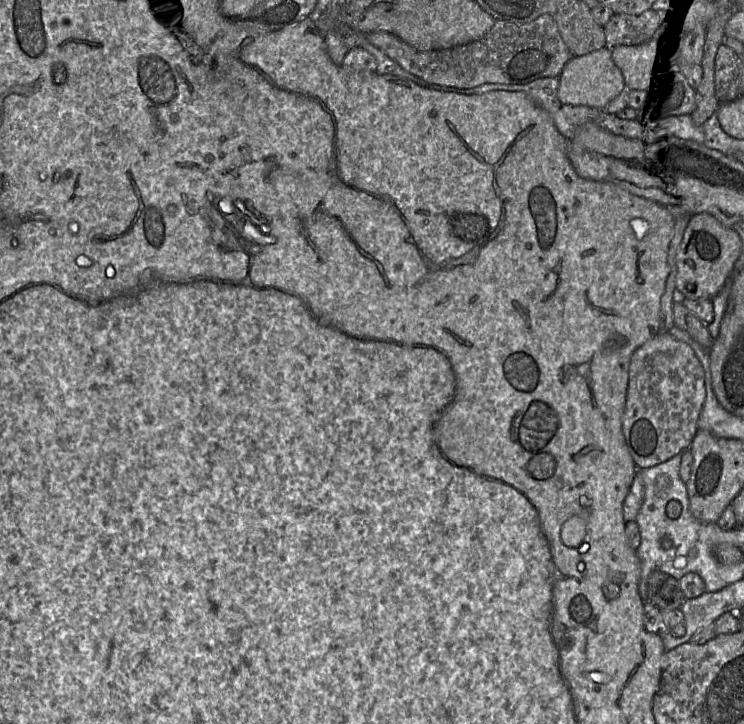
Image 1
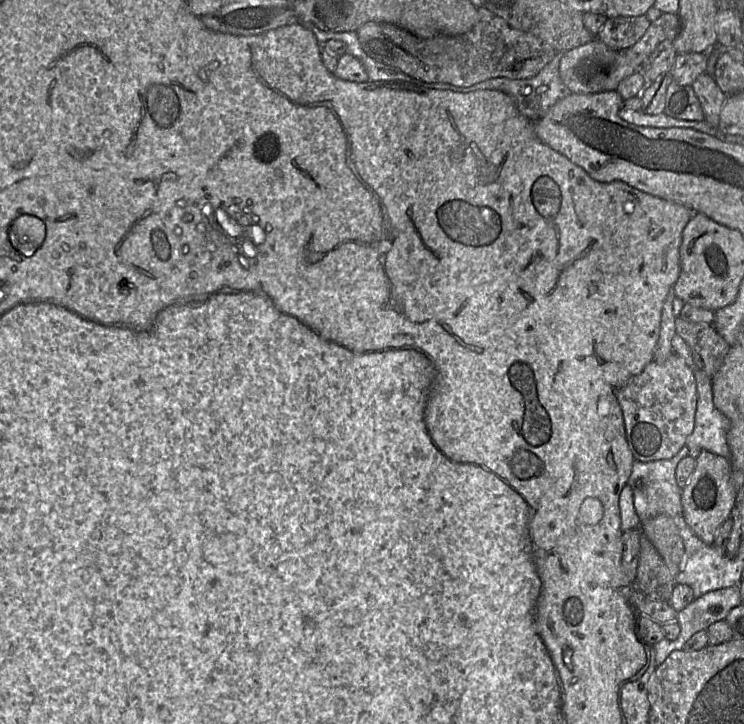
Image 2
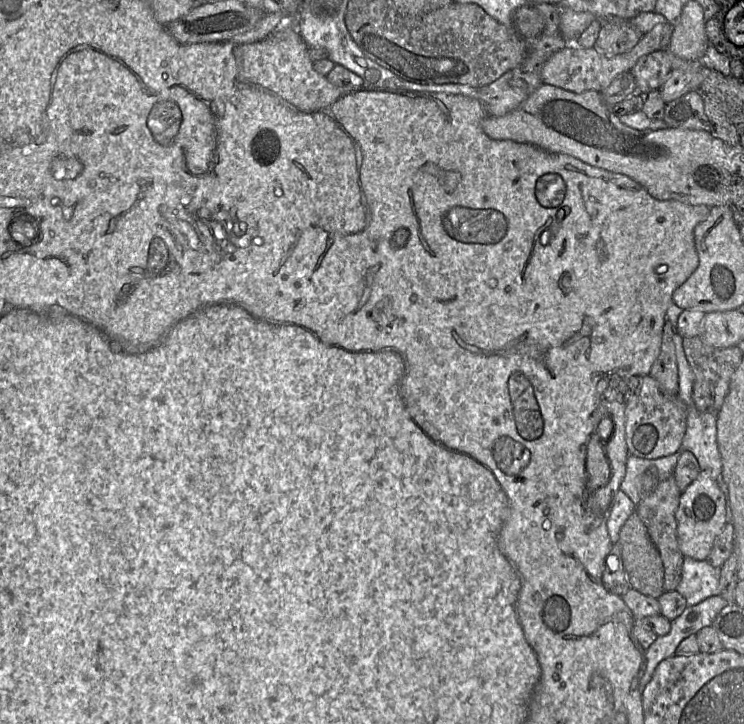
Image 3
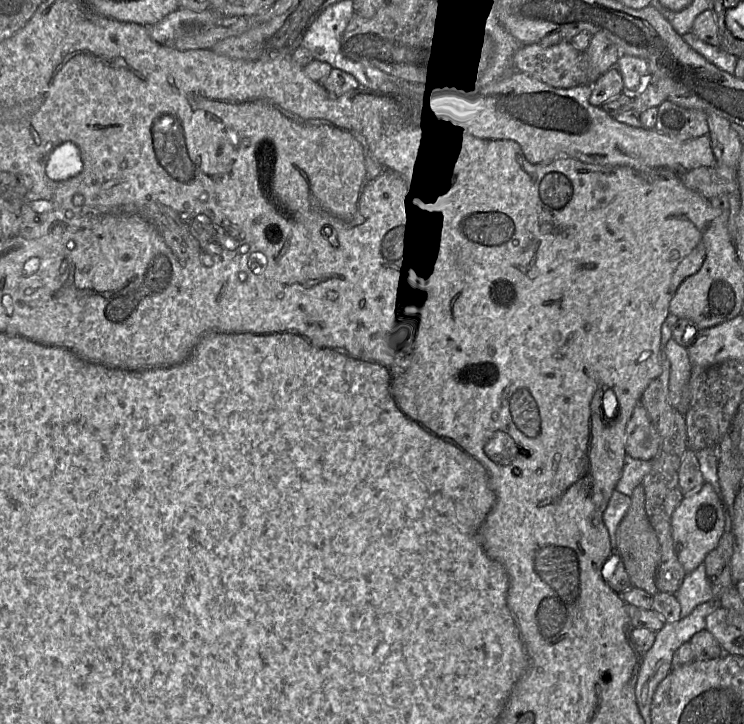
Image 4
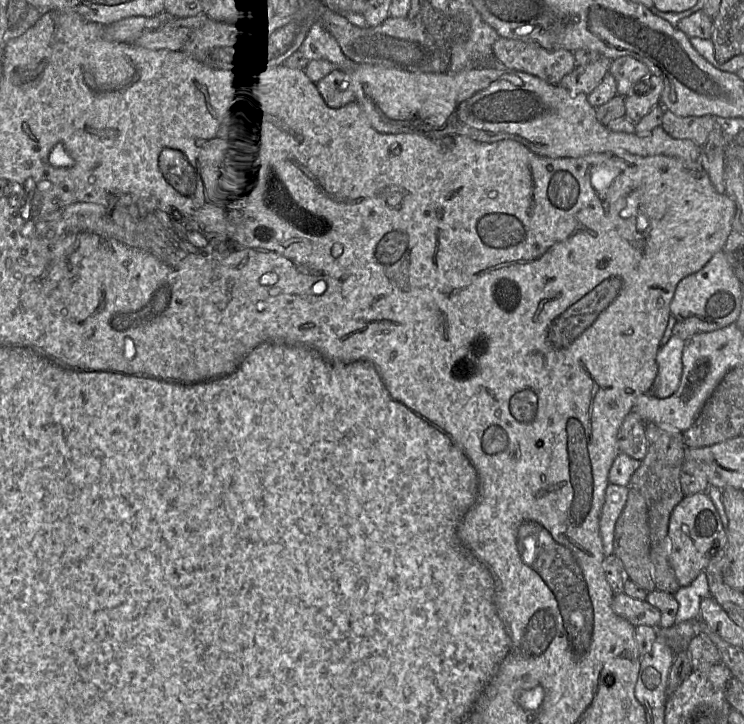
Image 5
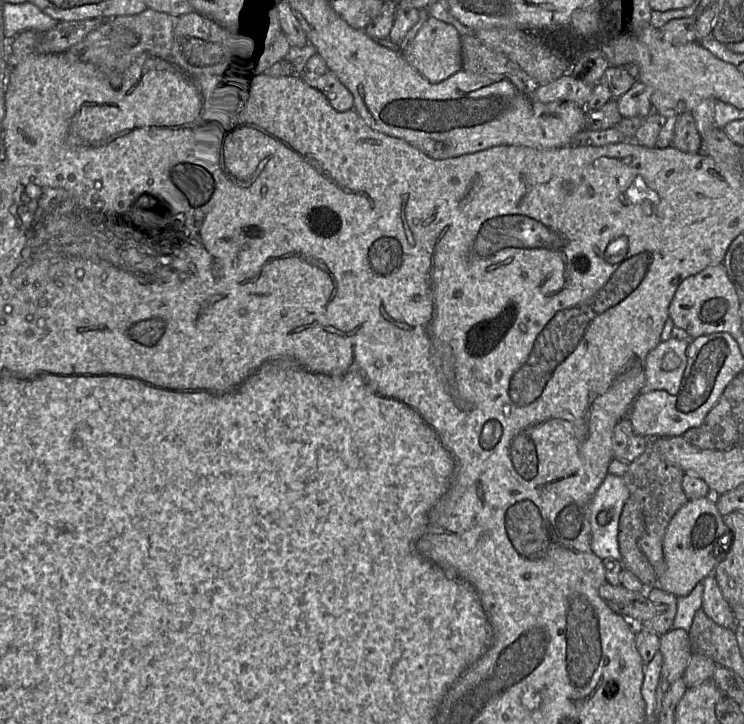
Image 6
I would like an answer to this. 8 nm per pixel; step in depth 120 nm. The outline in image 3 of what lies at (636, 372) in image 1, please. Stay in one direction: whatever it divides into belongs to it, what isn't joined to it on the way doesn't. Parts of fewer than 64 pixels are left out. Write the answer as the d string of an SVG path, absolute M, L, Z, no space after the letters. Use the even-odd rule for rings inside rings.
M649 375L643 376L636 389L624 394L626 443L629 453L643 459L657 459L682 450L687 428L688 408L678 395L668 395Z

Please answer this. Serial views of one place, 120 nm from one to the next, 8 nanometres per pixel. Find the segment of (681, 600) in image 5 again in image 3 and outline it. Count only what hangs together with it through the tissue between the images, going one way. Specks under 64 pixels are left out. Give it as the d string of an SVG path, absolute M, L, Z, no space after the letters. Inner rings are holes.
M684 557L681 580L676 590L685 598L687 606L693 606L708 597L720 595L720 569L707 560Z

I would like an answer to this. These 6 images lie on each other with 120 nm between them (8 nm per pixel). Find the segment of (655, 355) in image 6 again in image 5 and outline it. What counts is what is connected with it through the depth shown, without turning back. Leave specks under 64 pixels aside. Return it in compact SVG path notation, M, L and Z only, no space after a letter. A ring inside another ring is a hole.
M672 335L668 342L660 347L656 356L658 374L650 392L652 395L665 399L678 389L683 370L684 345L684 340Z

